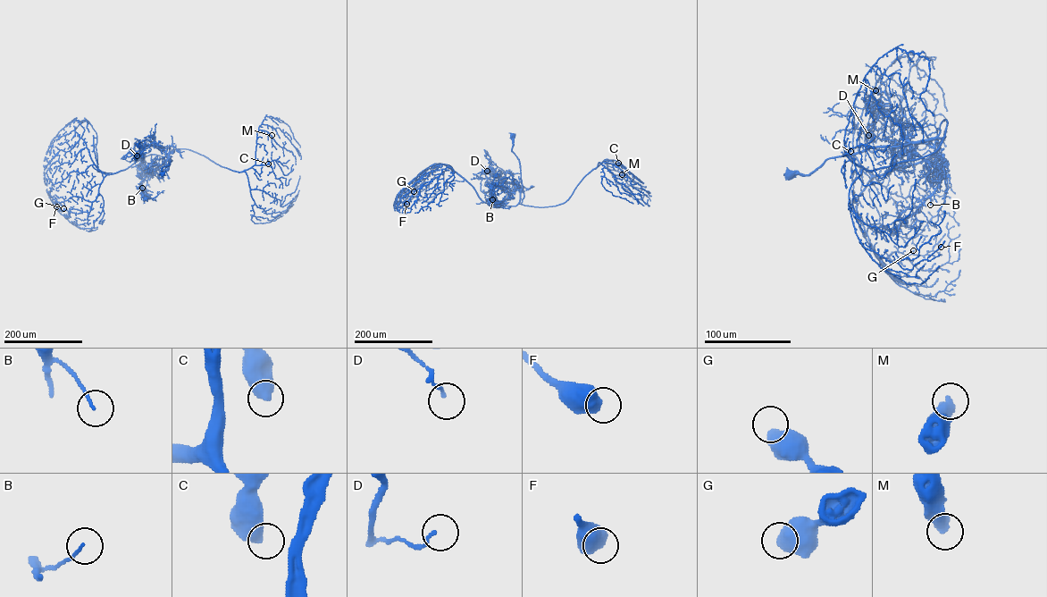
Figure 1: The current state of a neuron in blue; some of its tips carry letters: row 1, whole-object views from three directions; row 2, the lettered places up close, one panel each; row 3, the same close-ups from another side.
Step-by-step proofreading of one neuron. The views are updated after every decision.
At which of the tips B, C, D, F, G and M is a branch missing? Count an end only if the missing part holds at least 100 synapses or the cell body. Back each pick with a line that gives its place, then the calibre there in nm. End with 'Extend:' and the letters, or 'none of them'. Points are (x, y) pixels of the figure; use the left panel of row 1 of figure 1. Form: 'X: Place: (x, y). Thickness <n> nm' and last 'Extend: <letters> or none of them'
Extend: none of them

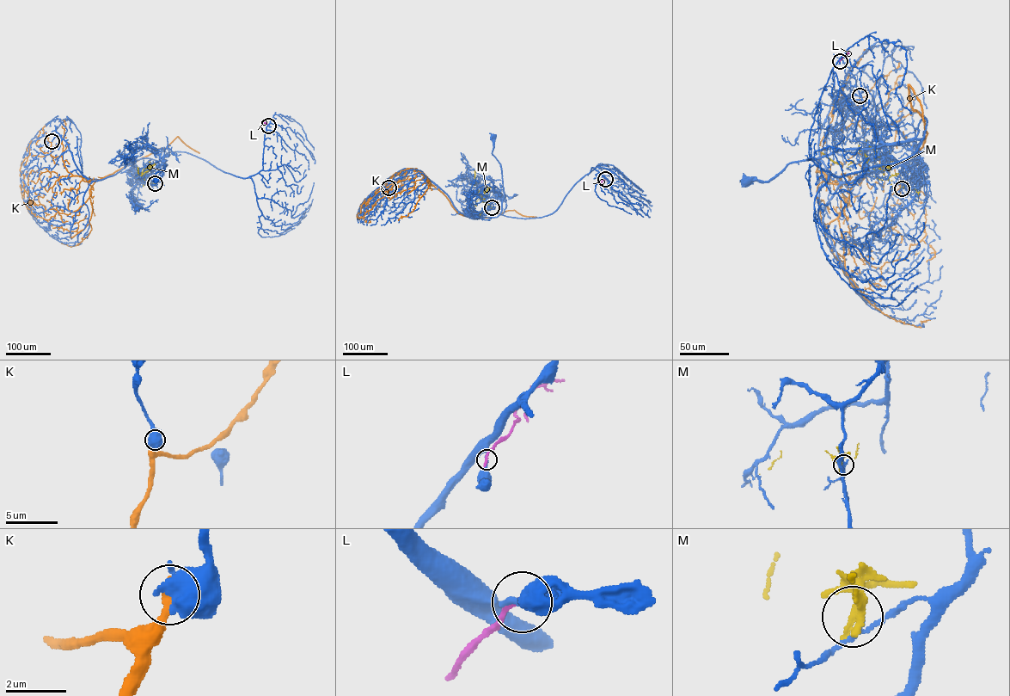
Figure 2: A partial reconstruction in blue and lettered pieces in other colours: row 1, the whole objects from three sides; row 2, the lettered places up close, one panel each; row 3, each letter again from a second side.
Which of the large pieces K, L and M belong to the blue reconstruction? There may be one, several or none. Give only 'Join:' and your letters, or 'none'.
Join: none

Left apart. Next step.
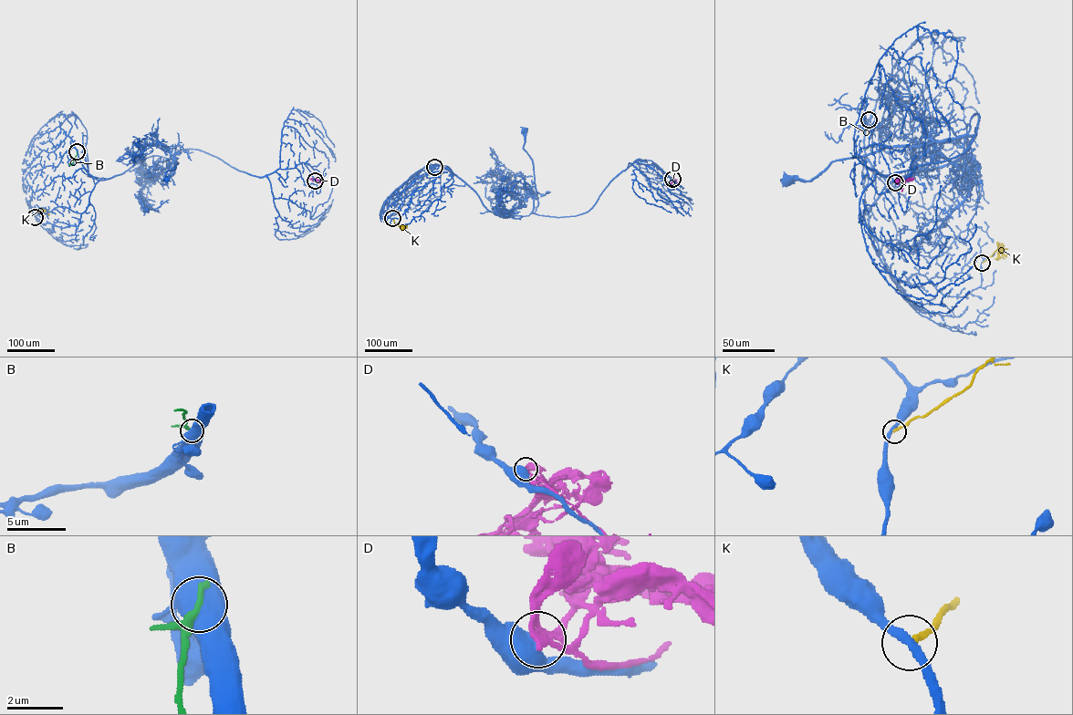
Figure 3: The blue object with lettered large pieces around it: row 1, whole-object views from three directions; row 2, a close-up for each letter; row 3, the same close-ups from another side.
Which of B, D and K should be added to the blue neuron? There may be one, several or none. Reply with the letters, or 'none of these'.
none of these

